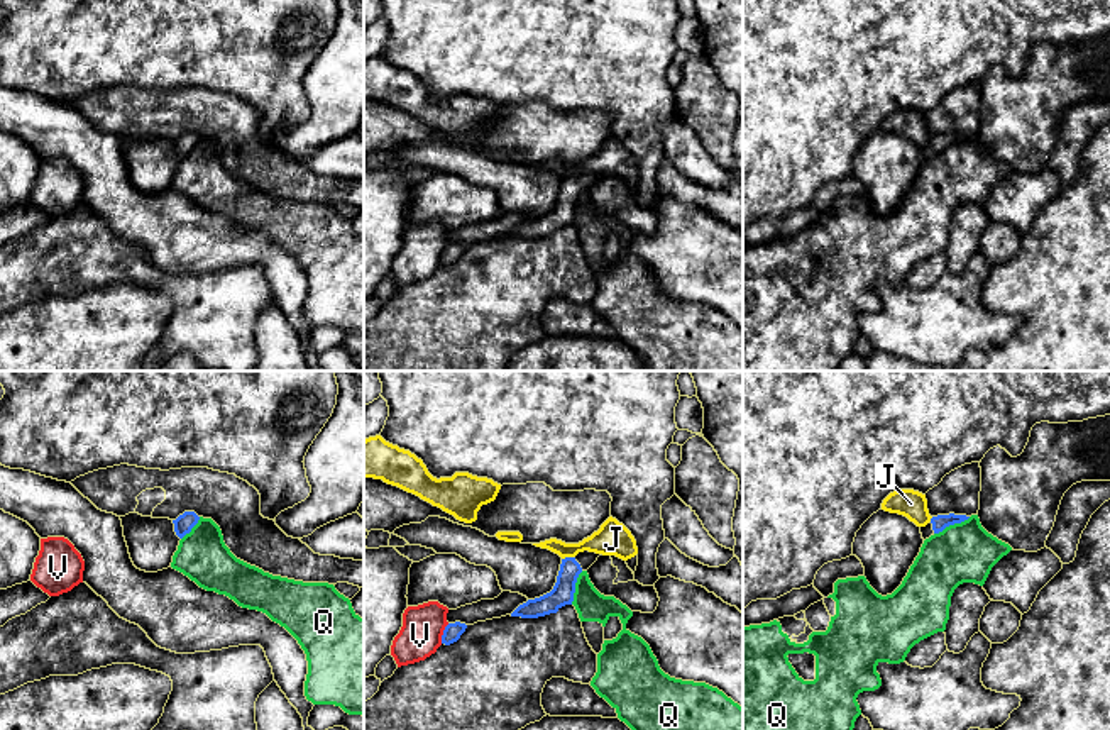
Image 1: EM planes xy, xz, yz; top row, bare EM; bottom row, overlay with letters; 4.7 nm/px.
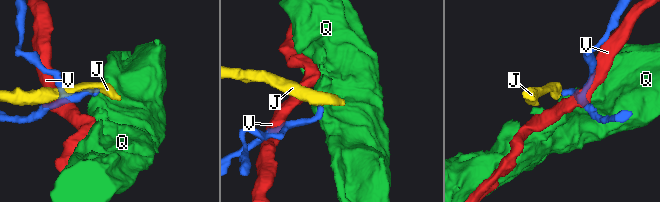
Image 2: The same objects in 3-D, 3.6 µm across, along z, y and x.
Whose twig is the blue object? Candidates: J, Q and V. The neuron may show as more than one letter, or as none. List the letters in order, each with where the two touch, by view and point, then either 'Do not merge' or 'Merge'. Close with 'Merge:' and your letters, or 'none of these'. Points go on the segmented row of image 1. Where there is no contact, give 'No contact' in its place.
J: Touches blue at xz (567, 558). Do not merge
Q: Touches blue at yz (951, 524). Do not merge
V: Touches blue at xz (444, 634). Do not merge
Merge: none of these

